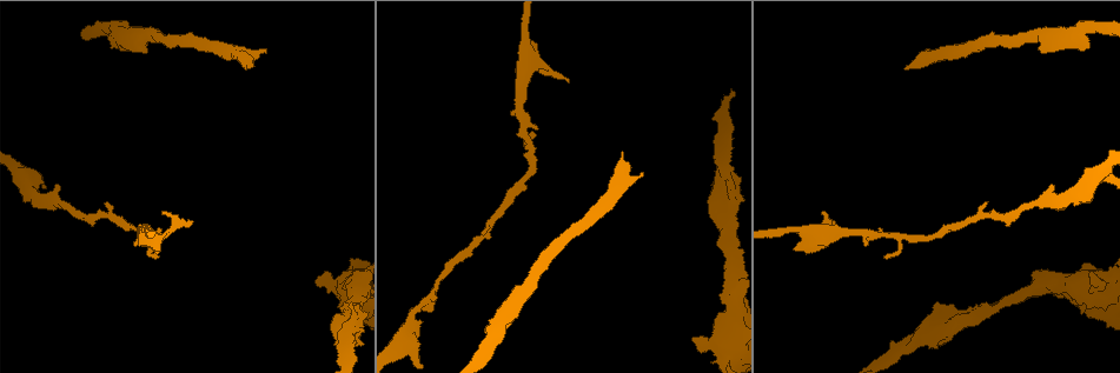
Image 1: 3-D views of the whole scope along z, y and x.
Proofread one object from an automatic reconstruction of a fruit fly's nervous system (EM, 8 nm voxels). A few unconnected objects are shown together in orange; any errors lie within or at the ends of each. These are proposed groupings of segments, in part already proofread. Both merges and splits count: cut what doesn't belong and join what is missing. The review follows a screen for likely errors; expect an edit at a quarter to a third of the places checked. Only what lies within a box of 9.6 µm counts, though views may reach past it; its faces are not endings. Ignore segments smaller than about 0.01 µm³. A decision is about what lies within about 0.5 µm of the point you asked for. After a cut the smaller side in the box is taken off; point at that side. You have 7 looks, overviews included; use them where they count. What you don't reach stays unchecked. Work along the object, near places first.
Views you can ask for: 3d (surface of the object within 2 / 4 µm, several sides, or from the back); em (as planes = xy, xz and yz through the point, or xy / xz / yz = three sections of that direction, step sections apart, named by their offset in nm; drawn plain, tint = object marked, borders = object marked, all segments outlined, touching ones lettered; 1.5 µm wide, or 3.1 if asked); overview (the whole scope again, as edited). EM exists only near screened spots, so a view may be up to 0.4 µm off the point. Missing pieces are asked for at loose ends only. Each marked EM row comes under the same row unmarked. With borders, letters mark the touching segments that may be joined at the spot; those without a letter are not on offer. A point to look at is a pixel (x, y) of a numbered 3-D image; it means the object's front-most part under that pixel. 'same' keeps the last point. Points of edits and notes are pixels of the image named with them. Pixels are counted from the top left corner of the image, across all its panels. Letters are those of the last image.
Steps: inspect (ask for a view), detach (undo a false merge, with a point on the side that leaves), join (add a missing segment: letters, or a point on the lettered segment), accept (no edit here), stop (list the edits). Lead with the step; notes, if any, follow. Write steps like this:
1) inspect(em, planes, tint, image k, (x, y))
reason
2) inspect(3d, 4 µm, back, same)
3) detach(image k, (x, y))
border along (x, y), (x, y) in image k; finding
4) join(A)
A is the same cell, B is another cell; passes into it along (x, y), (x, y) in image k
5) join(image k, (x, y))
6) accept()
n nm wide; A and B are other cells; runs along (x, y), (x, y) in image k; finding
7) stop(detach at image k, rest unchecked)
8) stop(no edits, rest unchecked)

inspect(em, planes, borders, image 1, (1092, 277))

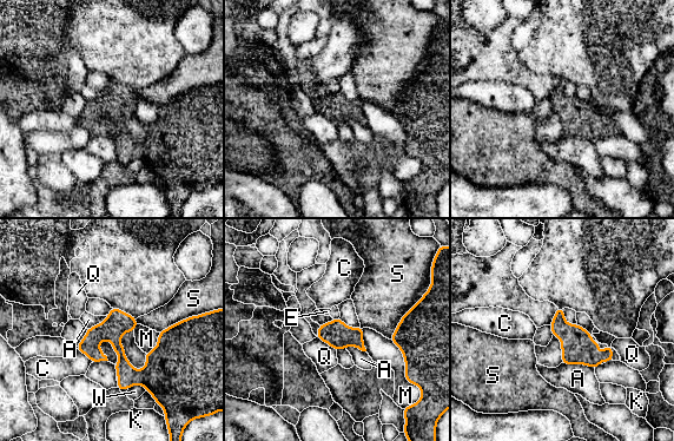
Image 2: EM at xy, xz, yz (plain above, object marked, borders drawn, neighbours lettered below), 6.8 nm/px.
accept()
A, C, E, K, M, Q, S and W are other cells; border along (562, 362), (585, 363), (594, 369) in image 2; no lettered segment goes on from it

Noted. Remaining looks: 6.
inspect(3d, 2 µm, image 1, (26, 177))
sharp bend

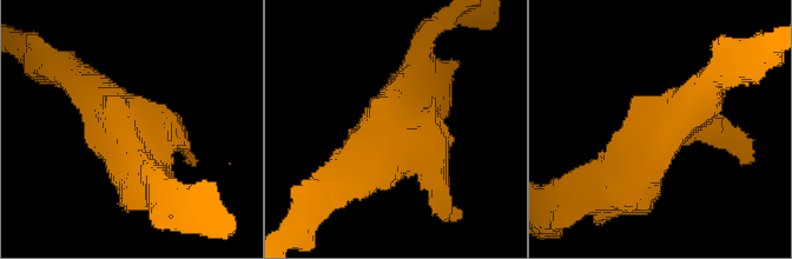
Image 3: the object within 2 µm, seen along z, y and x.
inspect(em, yz, step 8, tint, image 3, (130, 137))

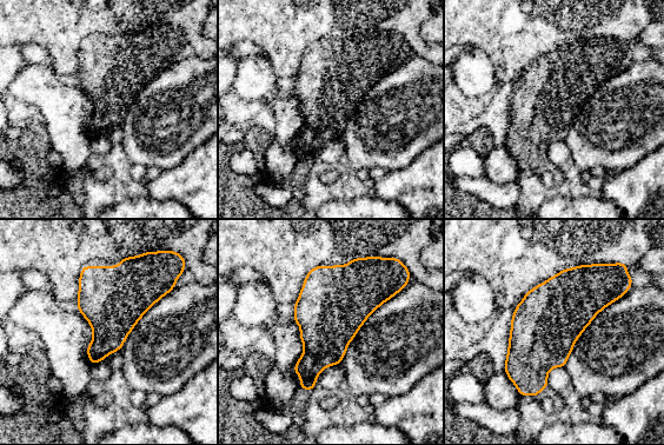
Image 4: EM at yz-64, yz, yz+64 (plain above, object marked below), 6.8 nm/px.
inspect(em, planes, borders, same)

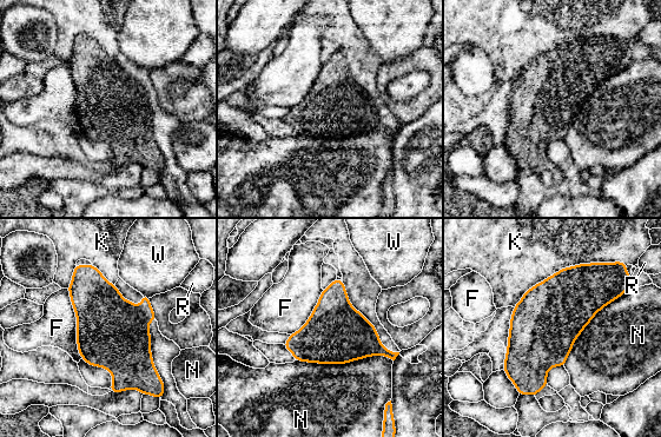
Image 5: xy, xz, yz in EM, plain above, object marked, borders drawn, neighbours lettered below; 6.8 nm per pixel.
accept()
K touches over 800 nm; F, K, N, R and W are other cells; border along (66, 289), (81, 358) in image 5; continuous, no second neuron

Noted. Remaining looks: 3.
inspect(3d, 2 µm, image 1, (622, 154))
stops while still wide

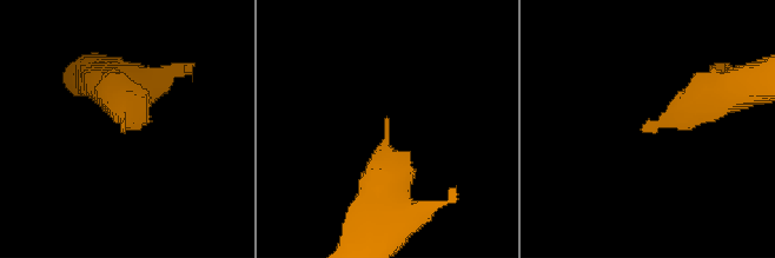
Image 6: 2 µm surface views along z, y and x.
inspect(em, yz, step 8, borders, image 6, (120, 130))

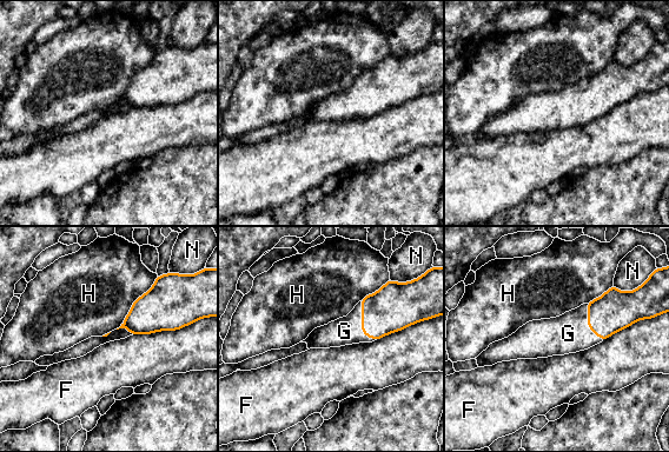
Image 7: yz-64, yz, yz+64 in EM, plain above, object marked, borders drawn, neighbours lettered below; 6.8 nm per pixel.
join(image 7, (344, 331))
G is the same cell, F, H and N are other cells; the neuron continues

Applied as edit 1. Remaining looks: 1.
stop(join at image 7, rest unchecked)

